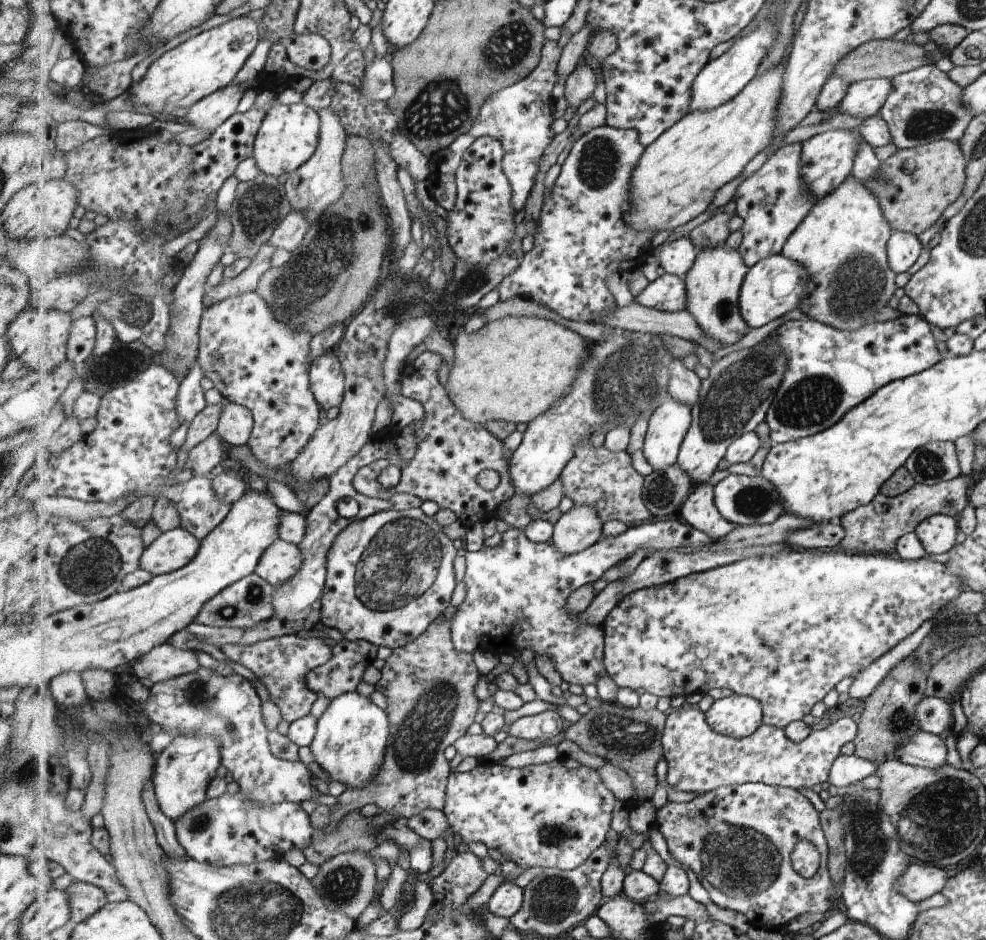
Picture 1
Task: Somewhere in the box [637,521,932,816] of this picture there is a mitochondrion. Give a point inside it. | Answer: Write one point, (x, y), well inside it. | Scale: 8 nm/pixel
(898, 721)

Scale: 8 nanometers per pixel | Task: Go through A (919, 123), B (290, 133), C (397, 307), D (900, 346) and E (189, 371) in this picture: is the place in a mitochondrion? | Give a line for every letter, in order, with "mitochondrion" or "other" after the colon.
A: mitochondrion
B: other
C: mitochondrion
D: other
E: other

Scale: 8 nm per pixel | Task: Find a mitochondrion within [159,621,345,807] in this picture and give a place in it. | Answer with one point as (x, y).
(198, 694)

